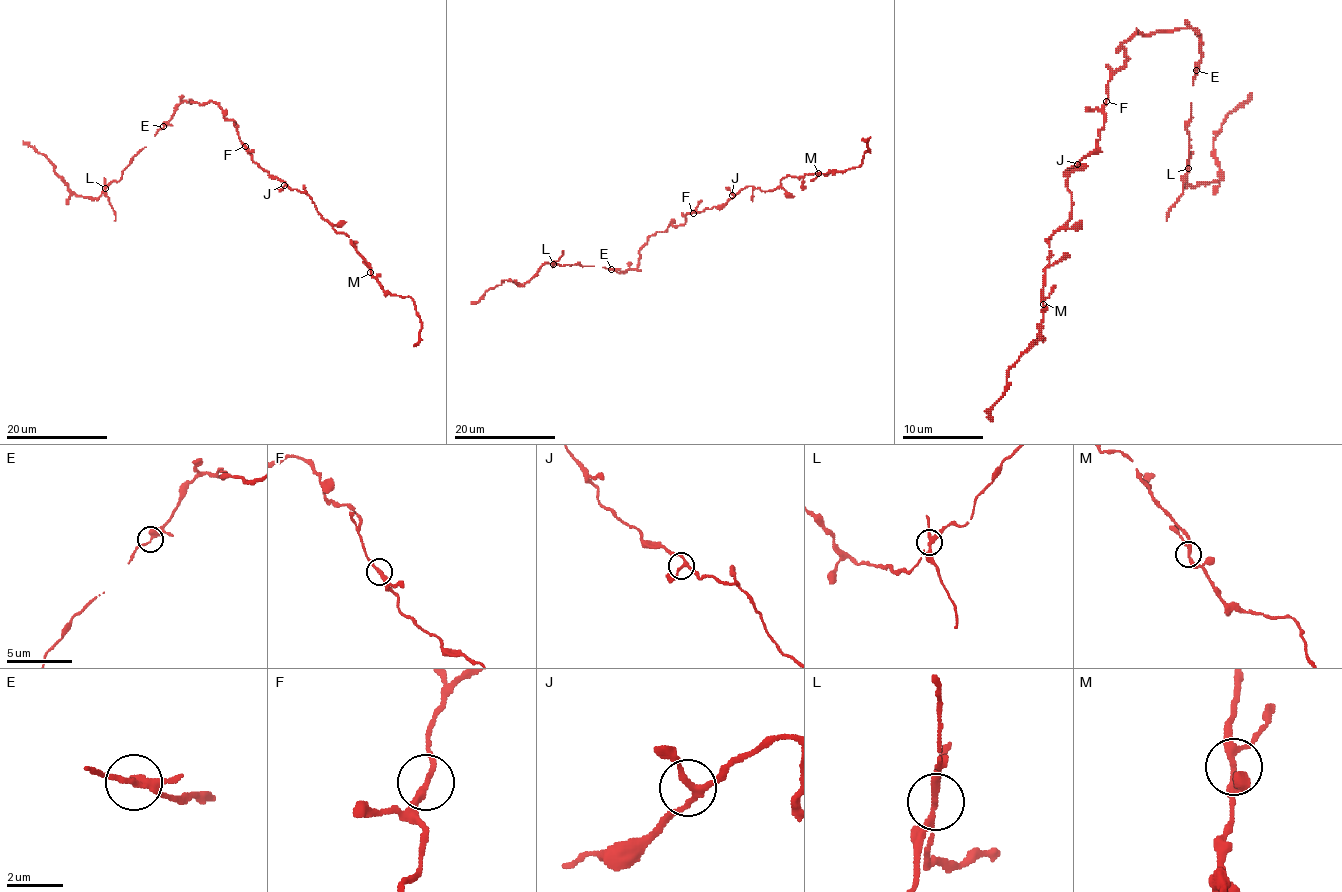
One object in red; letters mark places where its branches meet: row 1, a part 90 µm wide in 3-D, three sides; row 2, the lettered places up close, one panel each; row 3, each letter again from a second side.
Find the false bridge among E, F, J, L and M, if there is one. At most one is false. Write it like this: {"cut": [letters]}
{"cut": ["L"]}

